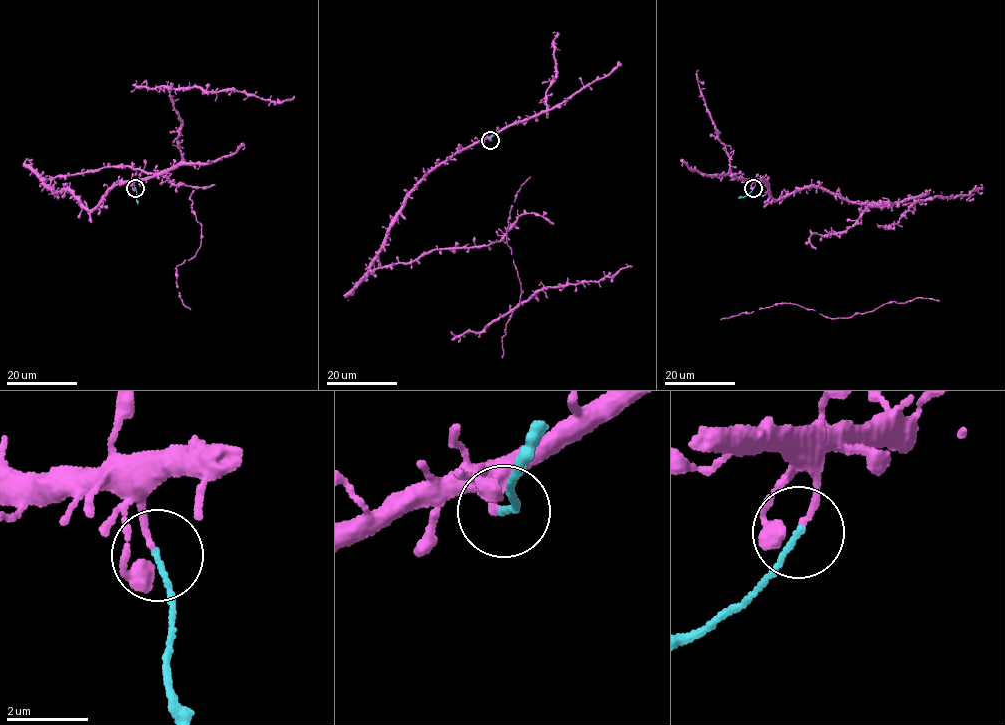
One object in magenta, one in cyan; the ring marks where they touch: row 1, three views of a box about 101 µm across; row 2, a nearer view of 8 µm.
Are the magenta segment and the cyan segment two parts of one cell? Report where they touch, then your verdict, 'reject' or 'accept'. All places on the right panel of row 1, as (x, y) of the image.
place (753, 188); reject

